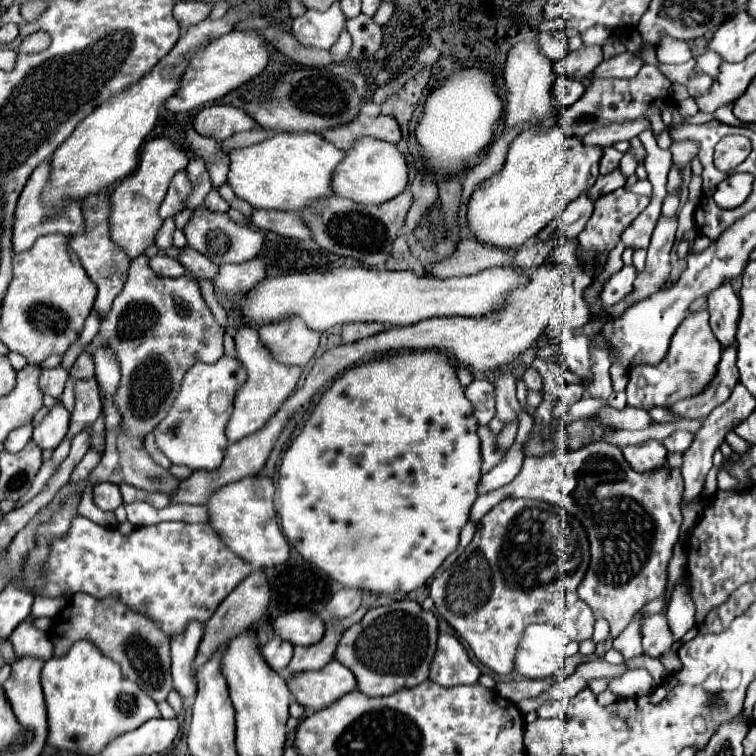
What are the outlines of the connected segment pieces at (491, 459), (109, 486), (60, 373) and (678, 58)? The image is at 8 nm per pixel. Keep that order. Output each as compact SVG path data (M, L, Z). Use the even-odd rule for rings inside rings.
M479 427L479 441L481 441L481 473L491 471L501 459L503 459L503 451L497 447L495 435L491 435L489 427Z
M101 483L93 487L93 503L103 511L115 511L119 505L123 505L119 487L113 483Z
M55 367L55 369L45 369L39 377L39 389L55 399L61 397L65 381L67 381L69 373L63 367Z
M665 37L665 41L661 41L661 49L657 51L657 59L659 63L667 63L667 65L687 63L691 59L691 49L683 41L673 41Z

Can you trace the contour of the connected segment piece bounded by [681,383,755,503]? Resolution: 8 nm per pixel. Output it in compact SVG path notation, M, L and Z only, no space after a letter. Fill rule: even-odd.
M737 383L737 389L733 389L731 397L721 403L717 409L713 409L701 423L701 429L693 435L693 443L689 445L689 449L683 453L683 479L685 479L685 503L691 503L693 499L697 499L703 491L705 485L705 477L709 473L709 469L713 467L713 453L719 449L719 445L725 441L725 435L729 431L733 431L739 423L743 423L751 413L753 413L755 405L753 405L753 397L749 397L749 391Z

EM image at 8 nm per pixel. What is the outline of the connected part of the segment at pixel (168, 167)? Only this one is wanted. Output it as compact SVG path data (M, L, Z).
M155 137L149 139L139 157L137 169L123 179L117 189L111 193L111 215L109 215L109 237L115 245L119 245L131 259L145 253L149 245L155 243L155 233L163 225L163 219L159 217L157 209L165 197L165 189L169 187L171 177L185 169L189 163L189 155L185 147L179 143L173 143L167 137Z

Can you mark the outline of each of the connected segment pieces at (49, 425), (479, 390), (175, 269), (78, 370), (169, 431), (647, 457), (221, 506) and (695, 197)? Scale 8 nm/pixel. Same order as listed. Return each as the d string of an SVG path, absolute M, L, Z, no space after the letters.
M61 401L49 409L43 421L33 429L33 441L41 445L41 449L55 449L69 429L69 411Z
M479 377L465 387L465 395L473 403L479 425L487 425L495 417L495 385L489 379Z
M159 253L159 255L151 257L149 267L159 277L181 277L181 275L185 275L185 267L177 259L173 259L173 257L165 255L165 253Z
M81 353L73 365L73 377L77 379L91 379L95 375L93 357L89 353Z
M221 357L213 365L197 363L185 373L179 395L173 401L167 417L153 431L157 447L173 465L185 465L191 471L215 471L221 467L229 439L225 425L233 411L237 385L245 381L245 369L235 357Z
M645 441L641 445L623 447L623 455L631 469L639 473L661 469L667 463L667 449L659 441Z
M245 477L241 481L229 483L217 493L211 493L207 501L209 525L217 531L221 541L233 549L241 559L249 561L253 569L267 569L283 565L289 559L289 545L279 527L275 505L273 505L275 485L267 477Z
M693 175L691 182L688 185L689 196L688 200L692 203L698 203L701 199L702 192L702 177Z

